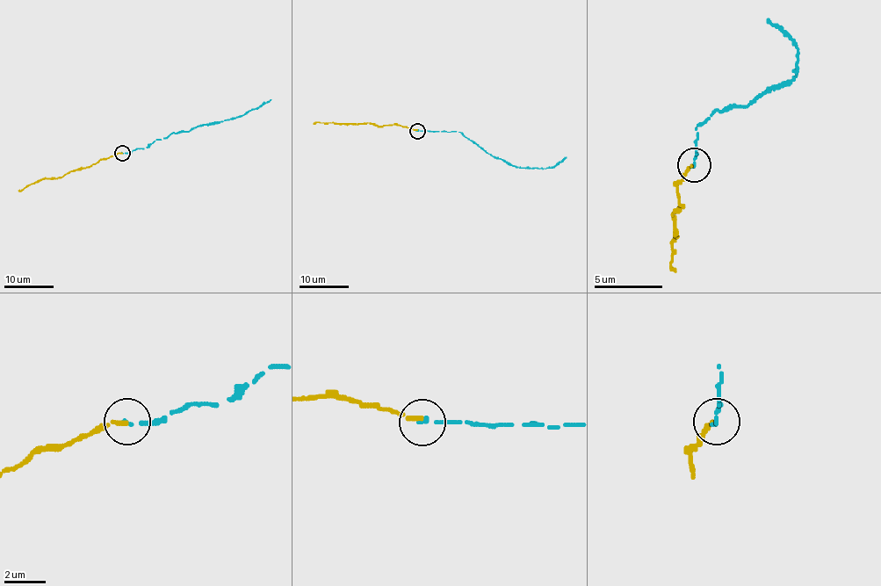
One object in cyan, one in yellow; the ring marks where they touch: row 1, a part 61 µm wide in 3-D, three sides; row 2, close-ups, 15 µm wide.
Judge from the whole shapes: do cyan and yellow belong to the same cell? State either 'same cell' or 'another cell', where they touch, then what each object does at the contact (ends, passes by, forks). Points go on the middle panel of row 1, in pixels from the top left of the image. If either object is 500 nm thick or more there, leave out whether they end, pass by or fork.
same cell; at (417, 131); cyan ends there; yellow ends there

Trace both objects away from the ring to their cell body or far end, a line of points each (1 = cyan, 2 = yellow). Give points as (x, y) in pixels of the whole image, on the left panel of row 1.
1: (122, 152), (148, 148), (173, 133), (234, 119), (270, 99)
2: (122, 152), (61, 177), (38, 179), (18, 191)

